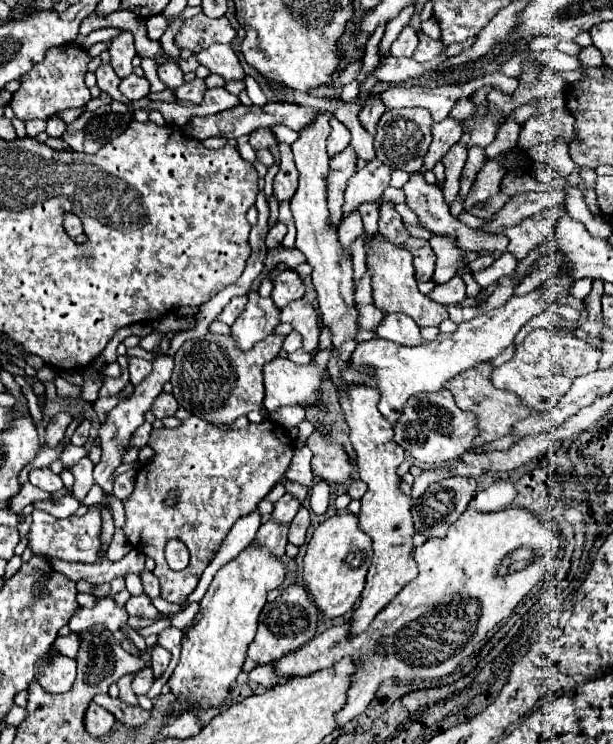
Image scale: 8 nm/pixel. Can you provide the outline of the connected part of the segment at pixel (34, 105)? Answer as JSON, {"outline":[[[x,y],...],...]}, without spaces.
{"outline":[[[75,42],[49,50],[49,54],[45,54],[45,58],[37,62],[37,66],[33,66],[33,70],[21,76],[21,88],[13,94],[13,100],[11,100],[11,108],[15,116],[19,120],[33,120],[33,118],[47,120],[59,110],[85,106],[89,100],[87,100],[87,86],[83,78],[87,74],[89,62],[91,62],[91,56],[87,54],[87,50],[77,46]]]}

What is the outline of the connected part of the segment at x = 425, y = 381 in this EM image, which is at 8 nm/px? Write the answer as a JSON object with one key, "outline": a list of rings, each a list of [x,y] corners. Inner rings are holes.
{"outline":[[[565,266],[559,268],[559,274],[551,276],[541,288],[531,290],[523,296],[511,296],[503,306],[489,310],[487,314],[475,316],[469,322],[461,322],[455,334],[439,334],[433,342],[423,342],[419,346],[397,346],[395,342],[387,340],[371,340],[357,346],[353,352],[351,366],[343,372],[343,380],[347,384],[367,384],[375,386],[381,392],[379,400],[379,412],[393,424],[399,420],[403,412],[403,404],[413,394],[421,394],[427,390],[441,390],[447,380],[457,376],[459,372],[473,368],[481,362],[489,362],[491,358],[499,356],[517,336],[517,332],[537,314],[543,314],[547,310],[557,312],[565,320],[579,320],[579,312],[571,306],[557,306],[557,296],[565,294],[569,296],[571,284],[575,278],[569,278],[569,270]]]}

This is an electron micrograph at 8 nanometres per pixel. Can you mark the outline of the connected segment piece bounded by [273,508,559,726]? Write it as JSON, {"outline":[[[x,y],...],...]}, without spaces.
{"outline":[[[467,508],[463,516],[449,526],[445,538],[431,538],[423,546],[415,548],[413,560],[417,562],[419,576],[411,580],[373,620],[373,624],[359,636],[351,638],[347,634],[345,622],[331,626],[323,634],[315,636],[301,650],[287,654],[285,658],[273,662],[279,676],[303,676],[317,670],[333,666],[343,656],[351,656],[357,664],[357,676],[349,688],[349,698],[345,708],[337,714],[339,726],[347,724],[355,716],[367,710],[379,684],[385,678],[397,680],[437,680],[453,674],[459,664],[475,650],[475,646],[487,638],[487,634],[505,620],[513,608],[531,592],[531,588],[547,572],[549,564],[555,560],[559,548],[559,534],[551,530],[545,522],[533,516],[525,508],[507,508],[501,512],[479,512]]]}

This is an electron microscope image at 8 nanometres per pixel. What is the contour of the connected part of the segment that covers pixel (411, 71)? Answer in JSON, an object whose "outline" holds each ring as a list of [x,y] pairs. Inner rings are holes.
{"outline":[[[389,56],[385,62],[381,62],[381,66],[375,70],[377,78],[381,82],[387,82],[387,84],[401,84],[405,80],[411,80],[411,78],[419,78],[423,76],[423,72],[433,72],[445,58],[439,56],[435,58],[433,62],[425,62],[425,64],[419,64],[415,60],[399,60],[395,56]]]}

